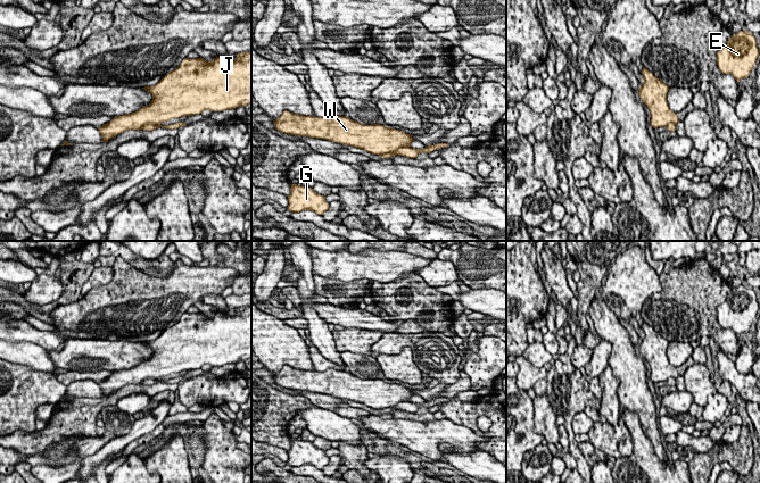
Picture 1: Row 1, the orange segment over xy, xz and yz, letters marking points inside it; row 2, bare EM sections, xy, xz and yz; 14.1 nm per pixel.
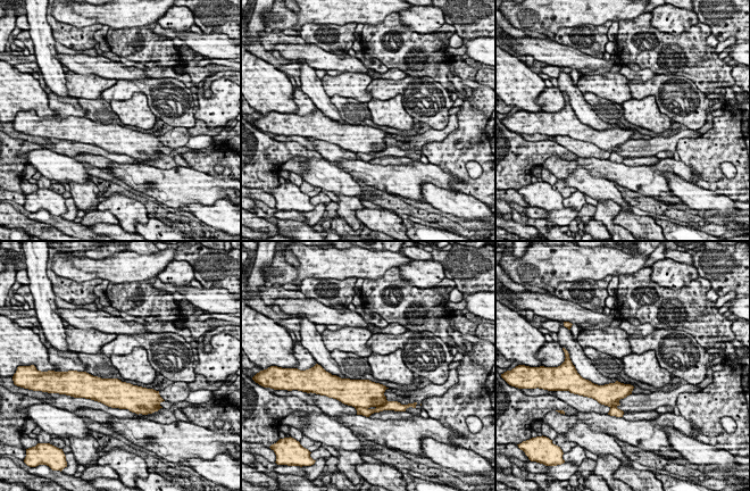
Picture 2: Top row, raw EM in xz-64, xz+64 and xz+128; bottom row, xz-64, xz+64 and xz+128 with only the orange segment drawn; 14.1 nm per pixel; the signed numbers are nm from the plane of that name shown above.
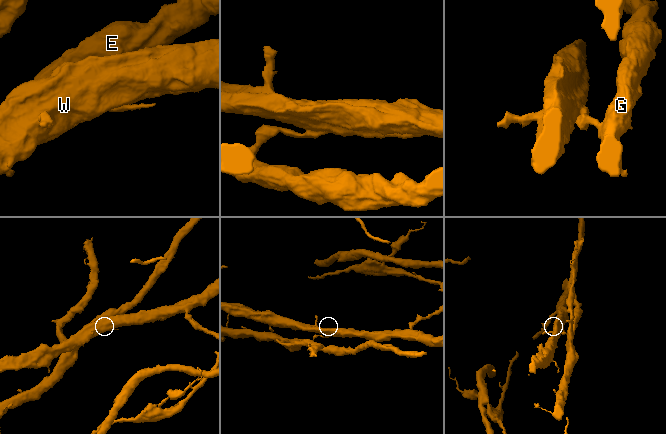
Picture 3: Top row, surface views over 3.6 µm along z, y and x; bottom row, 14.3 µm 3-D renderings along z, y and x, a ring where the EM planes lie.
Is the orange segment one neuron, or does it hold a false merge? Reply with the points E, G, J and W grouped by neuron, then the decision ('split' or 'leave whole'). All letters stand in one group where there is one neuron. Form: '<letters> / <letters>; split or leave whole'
E G / J W; split

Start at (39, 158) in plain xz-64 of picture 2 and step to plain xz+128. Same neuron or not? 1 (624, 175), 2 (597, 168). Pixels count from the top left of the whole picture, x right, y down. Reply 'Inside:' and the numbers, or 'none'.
Inside: none

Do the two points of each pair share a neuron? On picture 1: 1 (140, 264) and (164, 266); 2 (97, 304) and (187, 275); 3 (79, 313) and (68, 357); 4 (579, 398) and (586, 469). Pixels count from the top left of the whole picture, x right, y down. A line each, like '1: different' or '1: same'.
1: same
2: same
3: different
4: same

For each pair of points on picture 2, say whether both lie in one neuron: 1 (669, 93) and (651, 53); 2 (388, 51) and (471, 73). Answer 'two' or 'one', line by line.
1: two
2: one

